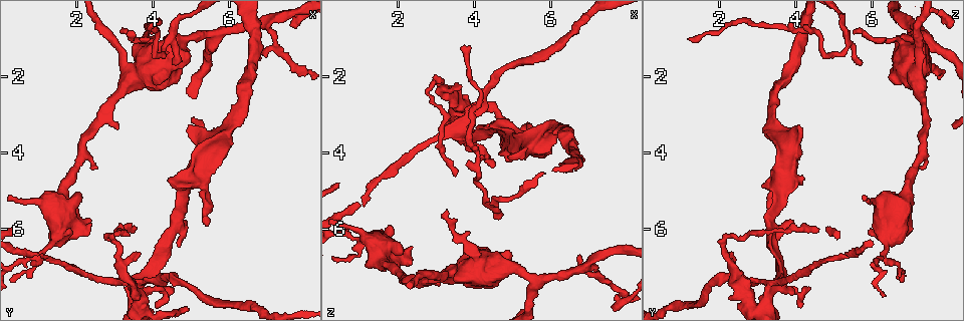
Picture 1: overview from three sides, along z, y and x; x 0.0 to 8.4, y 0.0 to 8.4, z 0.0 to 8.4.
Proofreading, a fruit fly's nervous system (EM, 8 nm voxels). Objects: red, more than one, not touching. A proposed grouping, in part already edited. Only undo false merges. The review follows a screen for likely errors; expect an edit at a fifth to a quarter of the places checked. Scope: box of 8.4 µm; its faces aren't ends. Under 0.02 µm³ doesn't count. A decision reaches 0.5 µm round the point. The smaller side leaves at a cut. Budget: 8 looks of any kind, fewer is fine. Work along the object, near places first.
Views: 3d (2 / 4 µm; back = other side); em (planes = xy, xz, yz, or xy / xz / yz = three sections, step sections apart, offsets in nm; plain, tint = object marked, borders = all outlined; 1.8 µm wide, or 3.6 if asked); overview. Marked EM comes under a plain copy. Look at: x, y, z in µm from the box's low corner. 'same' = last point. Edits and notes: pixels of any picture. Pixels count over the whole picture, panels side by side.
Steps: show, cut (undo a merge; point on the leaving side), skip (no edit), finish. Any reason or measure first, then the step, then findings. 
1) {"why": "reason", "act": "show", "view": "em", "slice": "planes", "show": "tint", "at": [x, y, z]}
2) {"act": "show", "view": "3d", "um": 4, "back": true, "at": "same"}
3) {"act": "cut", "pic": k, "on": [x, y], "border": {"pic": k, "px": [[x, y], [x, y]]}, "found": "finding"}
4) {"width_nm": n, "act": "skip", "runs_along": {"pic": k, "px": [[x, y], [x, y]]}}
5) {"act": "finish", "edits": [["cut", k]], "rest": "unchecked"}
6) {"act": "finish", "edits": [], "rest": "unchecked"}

{"why": "a fork", "act": "show", "view": "3d", "um": 4, "at": [4.95, 4.70, 3.65]}

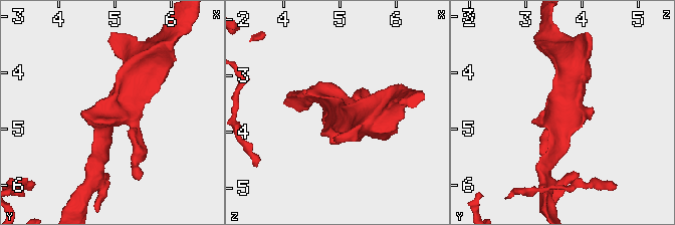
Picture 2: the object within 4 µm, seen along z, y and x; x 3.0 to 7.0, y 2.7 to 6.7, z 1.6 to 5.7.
{"why": "shape alone is not enough", "act": "show", "view": "em", "slice": "xz", "step": 8, "show": "tint", "at": [5.05, 4.70, 3.65]}

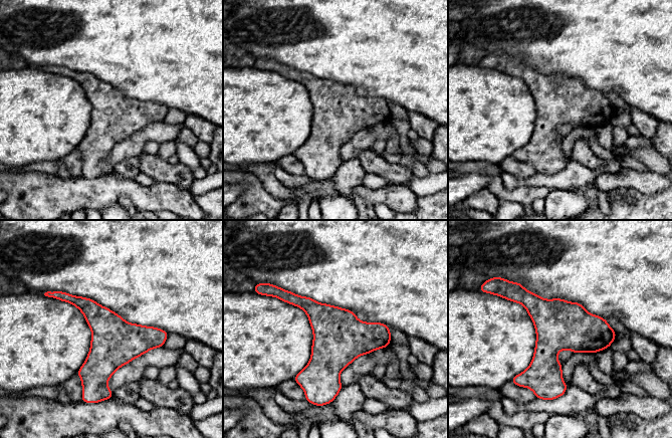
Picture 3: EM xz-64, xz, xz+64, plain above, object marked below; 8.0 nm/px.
{"act": "show", "view": "em", "slice": "planes", "show": "borders", "at": "same"}

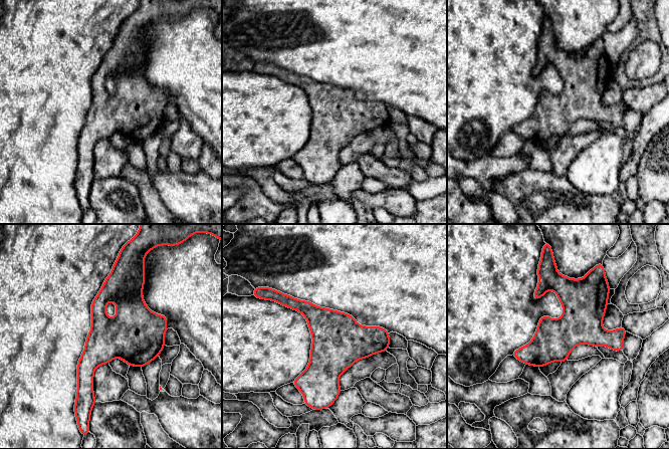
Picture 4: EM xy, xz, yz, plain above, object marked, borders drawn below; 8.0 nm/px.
{"act": "skip", "found": "one neuron here"}

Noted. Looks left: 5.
{"why": "sharp bend", "act": "show", "view": "3d", "um": 4, "at": [2.90, 6.20, 2.25]}

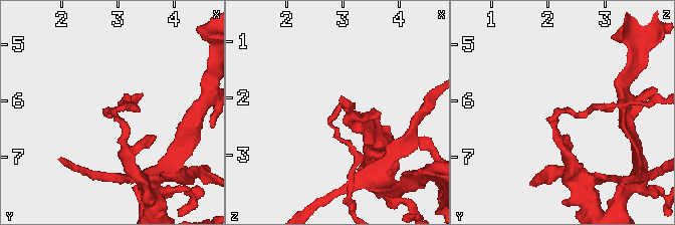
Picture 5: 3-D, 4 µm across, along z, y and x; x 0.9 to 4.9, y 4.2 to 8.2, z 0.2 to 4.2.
{"why": "shape alone is not enough", "act": "show", "view": "em", "slice": "yz", "step": 4, "show": "tint", "at": [2.90, 6.20, 2.15]}

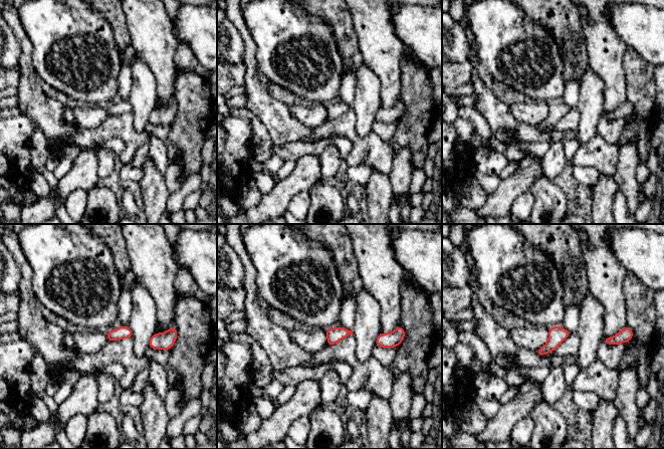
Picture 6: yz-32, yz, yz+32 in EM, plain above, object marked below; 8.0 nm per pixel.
{"width_nm": 90, "act": "skip", "found": "one neuron here"}

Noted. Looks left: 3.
{"why": "thick turns thin", "act": "show", "view": "em", "slice": "yz", "step": 16, "show": "tint", "at": [3.55, 7.60, 3.35]}

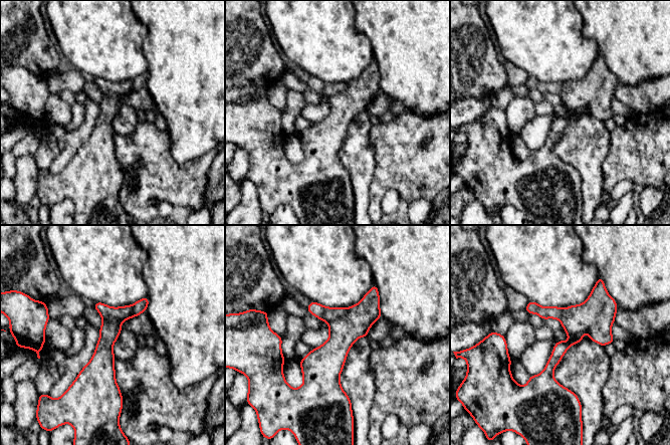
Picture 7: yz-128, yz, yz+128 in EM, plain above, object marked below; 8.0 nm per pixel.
{"act": "cut", "pic": 7, "on": [106, 312], "found": "a second neuron is stuck on"}

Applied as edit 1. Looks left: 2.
{"act": "finish", "edits": [["cut", 7]], "rest": "unchecked"}

